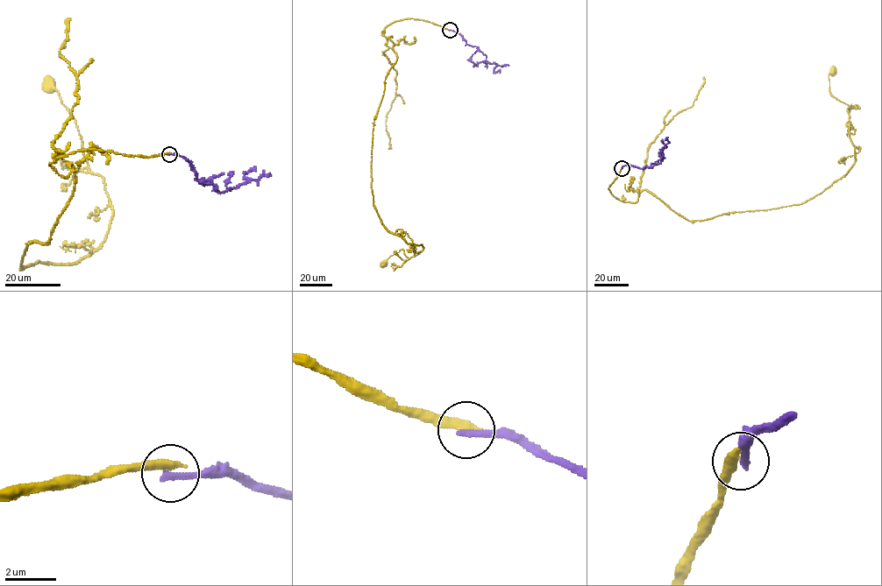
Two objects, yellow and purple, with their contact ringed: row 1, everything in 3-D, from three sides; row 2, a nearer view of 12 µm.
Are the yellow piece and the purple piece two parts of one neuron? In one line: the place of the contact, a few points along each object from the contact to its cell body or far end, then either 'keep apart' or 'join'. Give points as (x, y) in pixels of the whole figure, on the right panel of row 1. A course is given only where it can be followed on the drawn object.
at (622, 168); yellow runs (622, 168), (613, 195), (636, 202), (645, 189), (689, 221), (804, 203), (855, 159), (833, 73); purple runs (622, 168), (625, 165), (642, 168), (652, 166), (663, 155), (663, 149), (669, 142), (665, 140); keep apart

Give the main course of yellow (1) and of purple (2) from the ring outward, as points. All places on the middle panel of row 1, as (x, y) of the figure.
1: (450, 30), (411, 18), (381, 32), (397, 58), (373, 122), (373, 203), (387, 230), (423, 247), (383, 263)
2: (450, 30), (461, 36), (466, 44), (478, 47), (487, 62), (496, 64), (494, 73), (500, 69)

